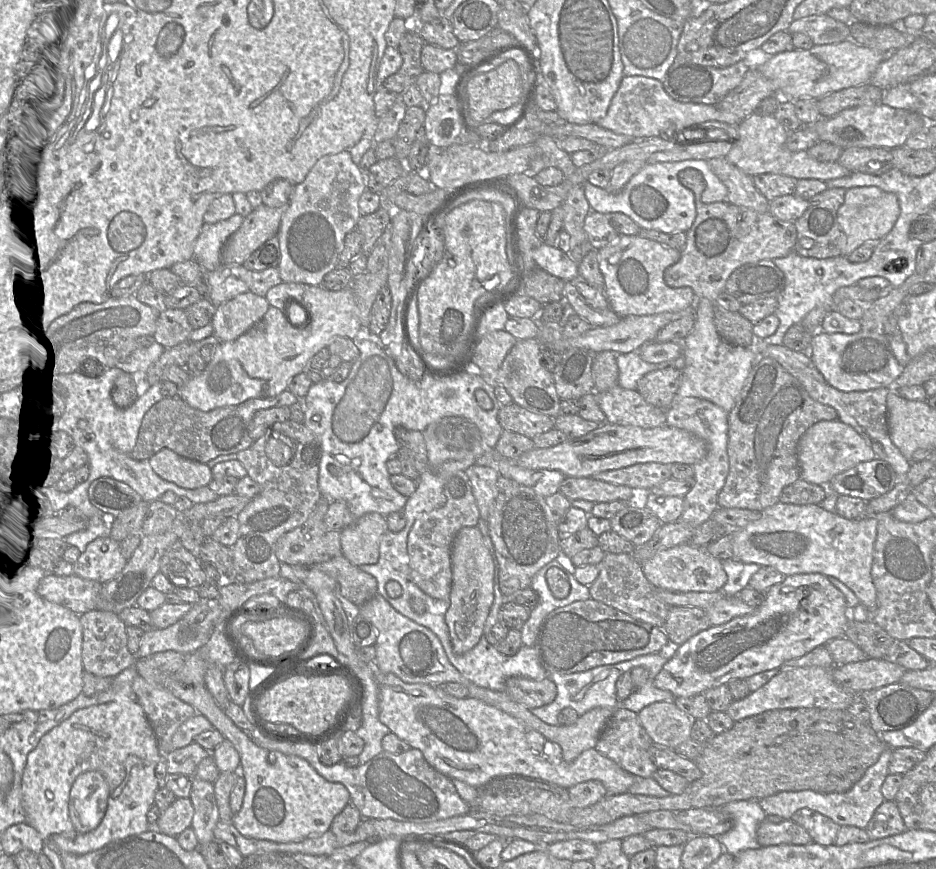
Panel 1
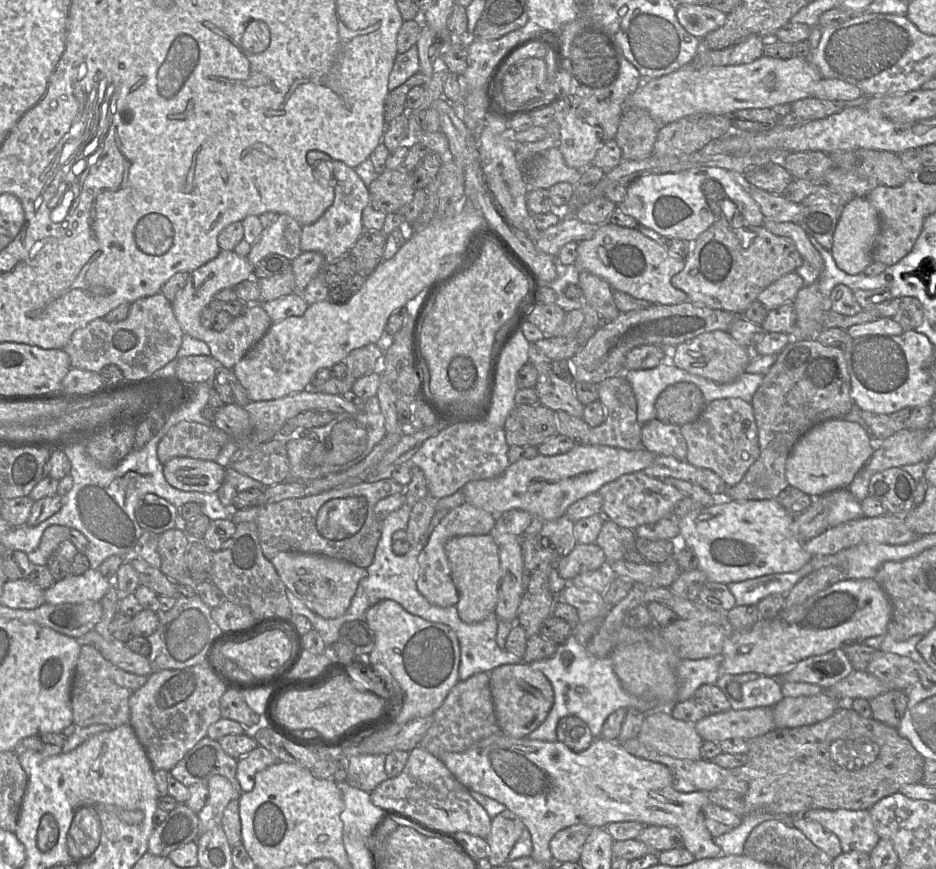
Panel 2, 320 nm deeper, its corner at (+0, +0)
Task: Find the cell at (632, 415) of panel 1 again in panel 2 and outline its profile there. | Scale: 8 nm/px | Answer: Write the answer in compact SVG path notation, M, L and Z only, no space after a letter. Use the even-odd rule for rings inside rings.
M655 418L641 426L641 440L644 448L659 456L671 456L685 461L687 443L680 426L665 424Z

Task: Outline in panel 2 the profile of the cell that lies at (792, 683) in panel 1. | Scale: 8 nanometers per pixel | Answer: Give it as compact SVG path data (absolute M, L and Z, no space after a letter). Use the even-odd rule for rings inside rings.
M773 707L729 709L708 714L694 726L698 735L705 741L719 743L736 737L748 740L775 728Z

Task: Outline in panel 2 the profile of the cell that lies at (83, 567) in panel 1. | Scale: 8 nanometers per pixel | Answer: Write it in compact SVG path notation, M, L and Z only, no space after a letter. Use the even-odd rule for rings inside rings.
M89 568L81 575L69 575L55 582L44 591L45 603L58 605L65 603L100 602L111 586L99 569Z

